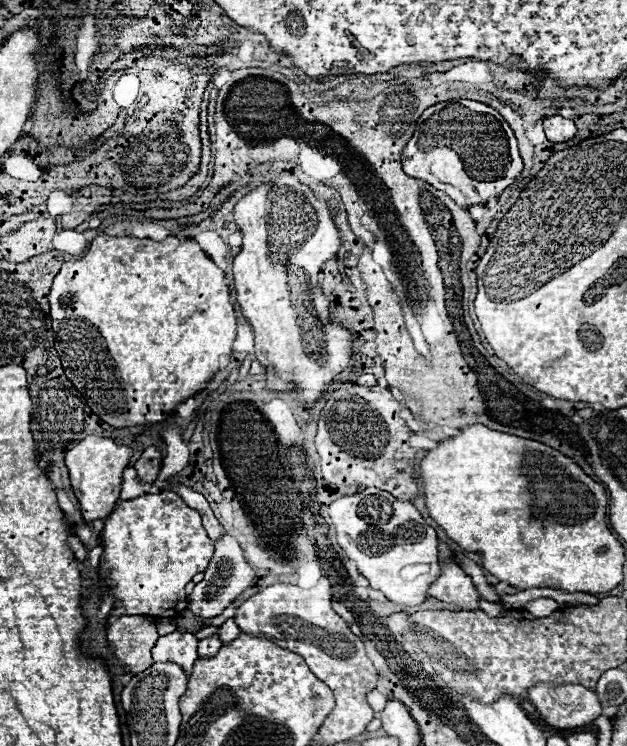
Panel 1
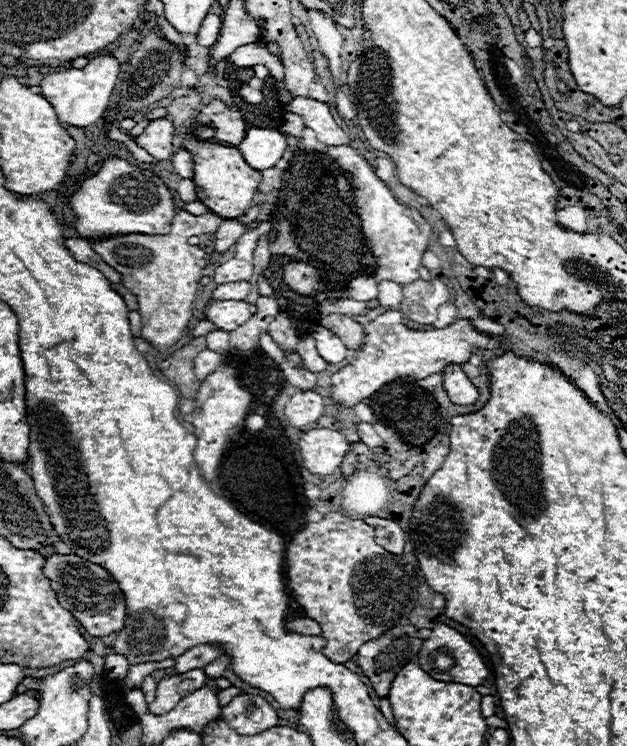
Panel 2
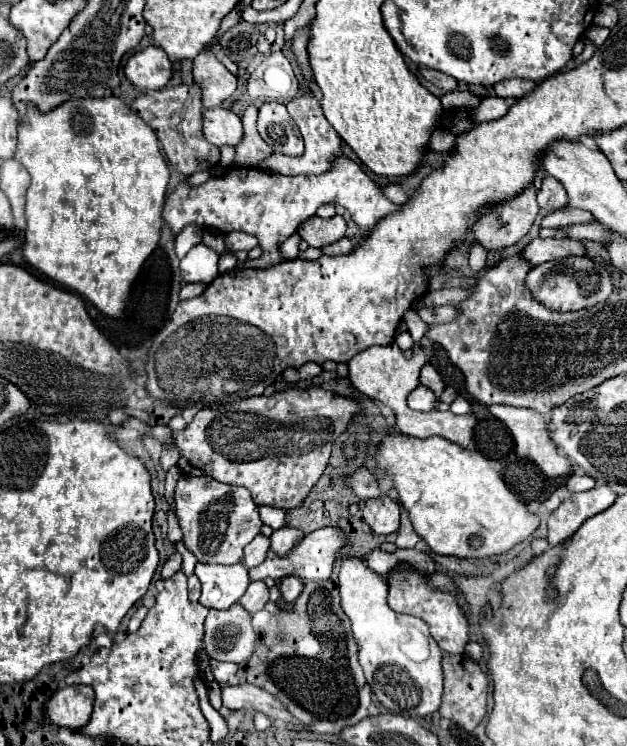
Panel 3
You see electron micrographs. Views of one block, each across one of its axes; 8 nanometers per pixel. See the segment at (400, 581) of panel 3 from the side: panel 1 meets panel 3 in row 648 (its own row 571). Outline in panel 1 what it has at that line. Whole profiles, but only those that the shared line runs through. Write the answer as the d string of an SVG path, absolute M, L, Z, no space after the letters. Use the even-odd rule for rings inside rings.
M448 562L442 564L442 574L438 578L438 582L434 582L430 586L430 596L448 602L448 604L456 604L460 610L478 610L478 602L480 596L470 580L470 576L464 574L464 570L456 564L456 562Z

